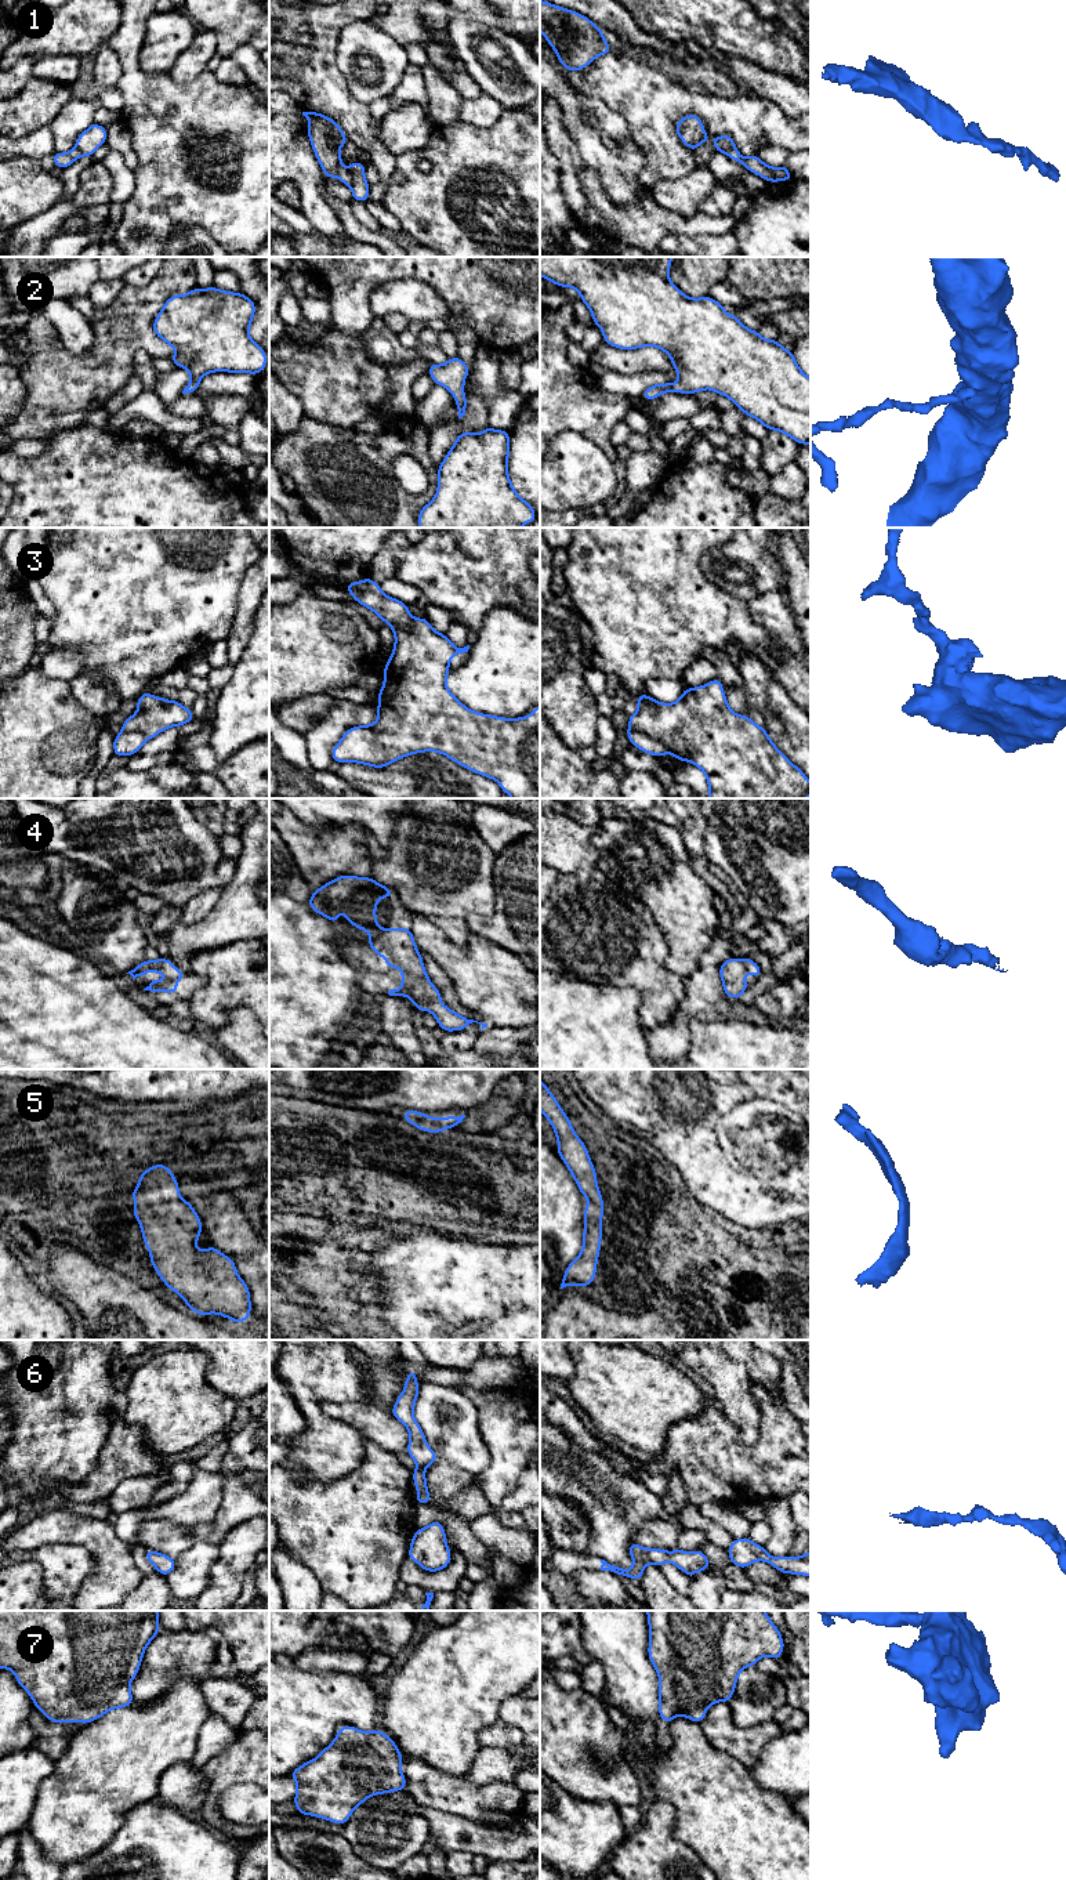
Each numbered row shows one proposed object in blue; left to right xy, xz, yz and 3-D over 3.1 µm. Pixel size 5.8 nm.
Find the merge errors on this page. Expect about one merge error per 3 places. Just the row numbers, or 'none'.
3

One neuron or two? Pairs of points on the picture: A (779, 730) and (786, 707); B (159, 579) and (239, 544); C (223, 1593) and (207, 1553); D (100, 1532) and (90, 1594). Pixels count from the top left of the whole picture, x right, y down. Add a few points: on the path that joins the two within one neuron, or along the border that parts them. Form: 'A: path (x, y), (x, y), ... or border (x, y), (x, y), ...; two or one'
A: path (785, 724), (785, 713); one
B: path (180, 573), (206, 573), (211, 572), (218, 564); one
C: border (218, 1546), (218, 1553), (209, 1575); two
D: path (104, 1547), (104, 1579); one

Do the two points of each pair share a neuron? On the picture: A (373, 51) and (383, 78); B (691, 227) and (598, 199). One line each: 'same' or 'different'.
A: same
B: same

